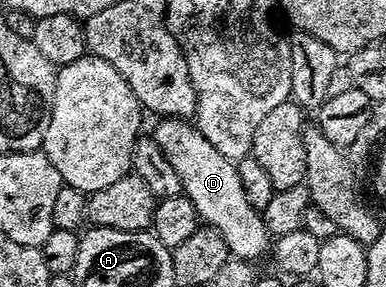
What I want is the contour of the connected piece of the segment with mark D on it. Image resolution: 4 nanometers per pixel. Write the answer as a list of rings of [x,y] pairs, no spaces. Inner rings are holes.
[[[162,118],[152,129],[156,146],[168,158],[172,170],[182,183],[182,190],[186,197],[196,206],[198,219],[203,225],[215,228],[224,238],[230,248],[231,257],[239,260],[257,261],[257,256],[267,255],[272,244],[272,237],[266,231],[266,224],[262,221],[259,209],[244,198],[244,186],[240,186],[240,174],[235,161],[224,158],[212,142],[198,132],[193,123],[182,118]]]

